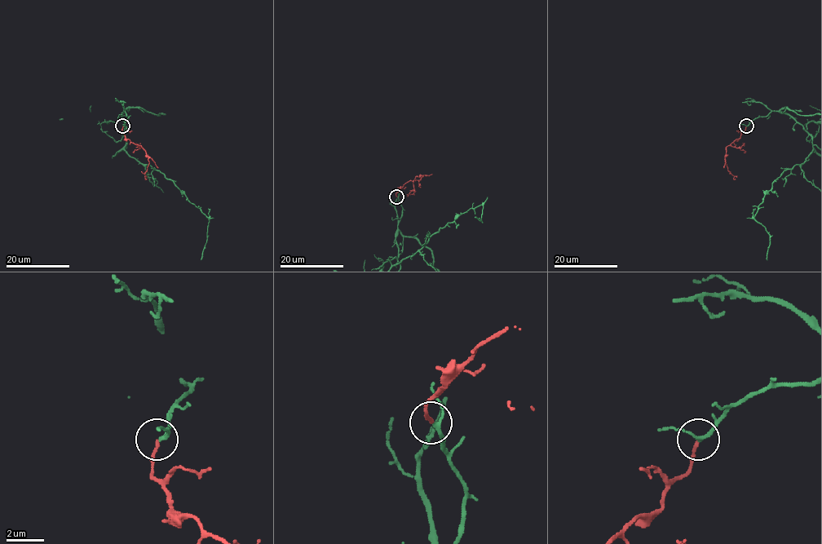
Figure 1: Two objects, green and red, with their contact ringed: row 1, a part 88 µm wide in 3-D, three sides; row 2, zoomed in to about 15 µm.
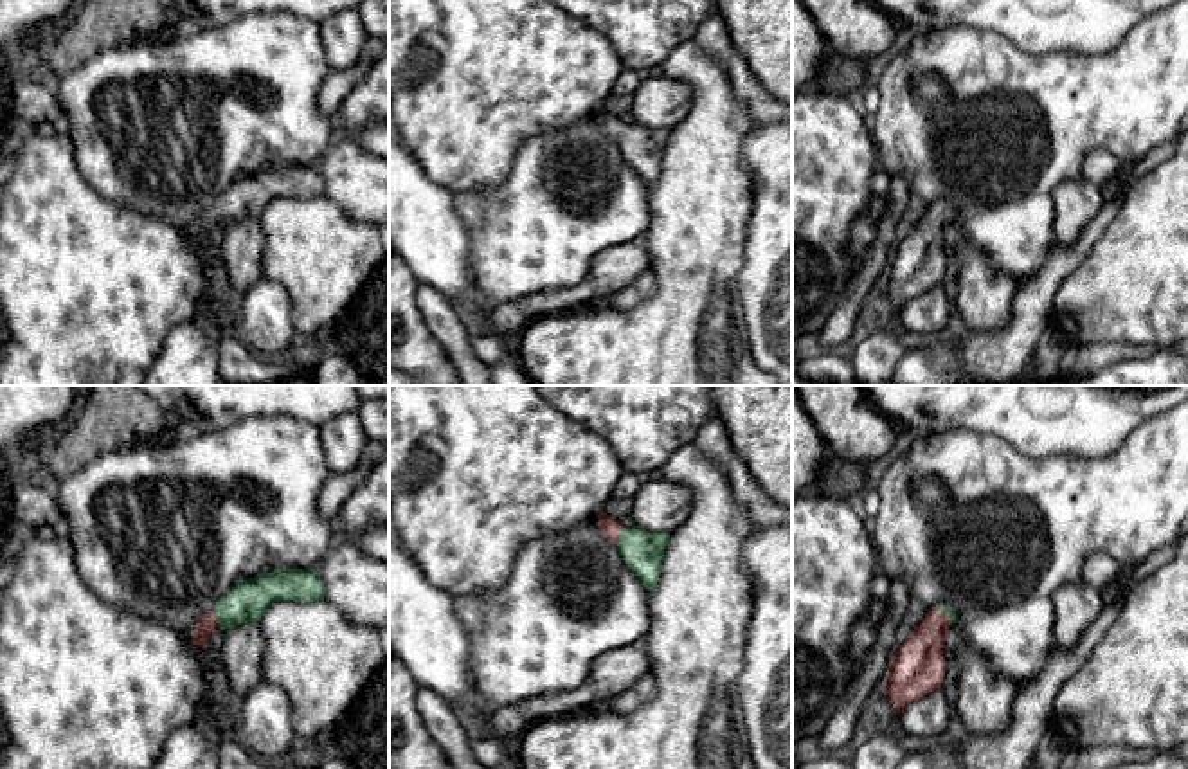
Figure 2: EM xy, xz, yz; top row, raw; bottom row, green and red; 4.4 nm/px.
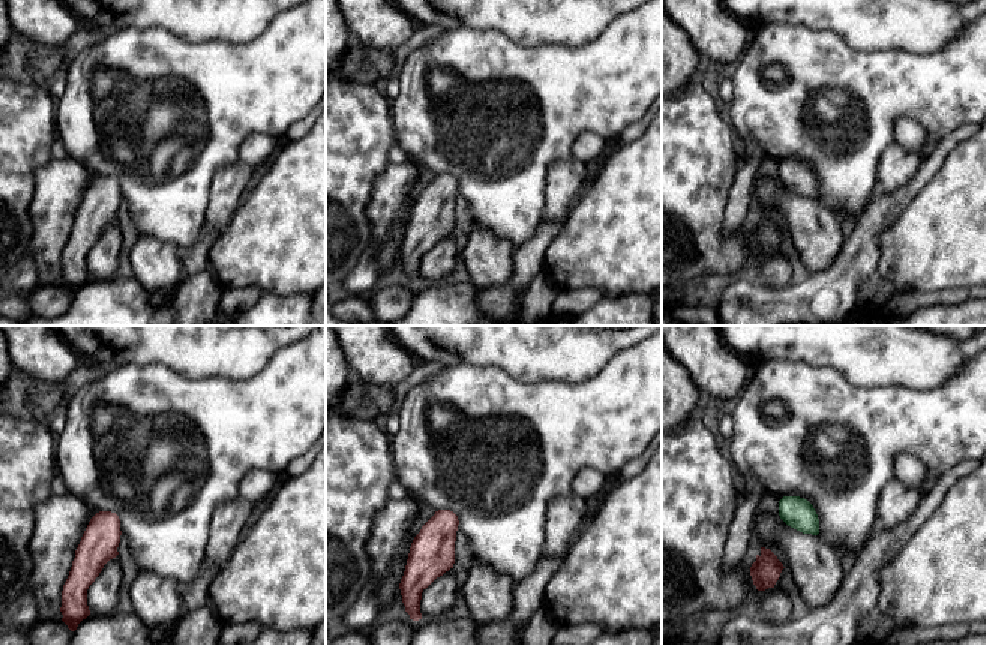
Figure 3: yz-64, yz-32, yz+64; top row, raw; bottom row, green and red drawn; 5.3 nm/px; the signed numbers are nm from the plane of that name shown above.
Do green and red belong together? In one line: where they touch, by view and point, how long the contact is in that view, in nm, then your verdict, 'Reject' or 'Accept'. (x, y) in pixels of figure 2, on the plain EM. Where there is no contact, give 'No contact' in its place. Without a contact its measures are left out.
Touches green at yz (947, 211). Shared border 120 nm. Accept

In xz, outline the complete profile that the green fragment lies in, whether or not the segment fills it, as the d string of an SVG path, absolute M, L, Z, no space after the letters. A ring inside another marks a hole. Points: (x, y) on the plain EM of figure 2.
M603 108L598 112L598 119L603 133L617 142L625 160L635 169L643 182L648 187L653 185L661 173L670 130L650 130L635 122L623 122Z

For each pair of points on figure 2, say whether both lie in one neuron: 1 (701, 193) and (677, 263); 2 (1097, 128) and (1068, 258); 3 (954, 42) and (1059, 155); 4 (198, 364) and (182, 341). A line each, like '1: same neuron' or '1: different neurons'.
1: same neuron
2: different neurons
3: same neuron
4: same neuron

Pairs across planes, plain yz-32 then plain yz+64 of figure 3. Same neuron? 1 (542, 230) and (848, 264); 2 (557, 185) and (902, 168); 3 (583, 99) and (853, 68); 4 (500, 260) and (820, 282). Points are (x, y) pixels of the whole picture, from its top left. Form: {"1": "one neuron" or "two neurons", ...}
{"1": "one neuron", "2": "one neuron", "3": "one neuron", "4": "two neurons"}

